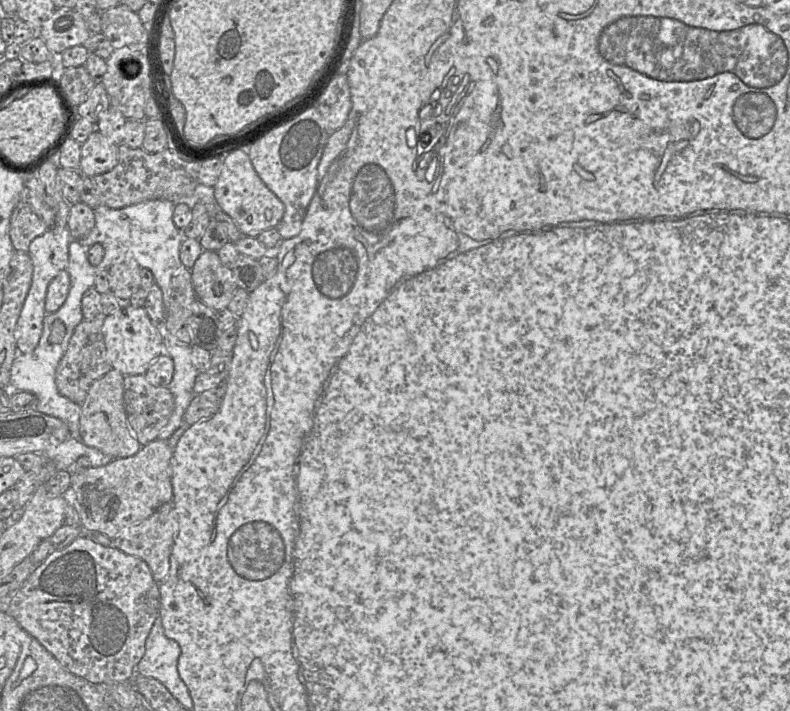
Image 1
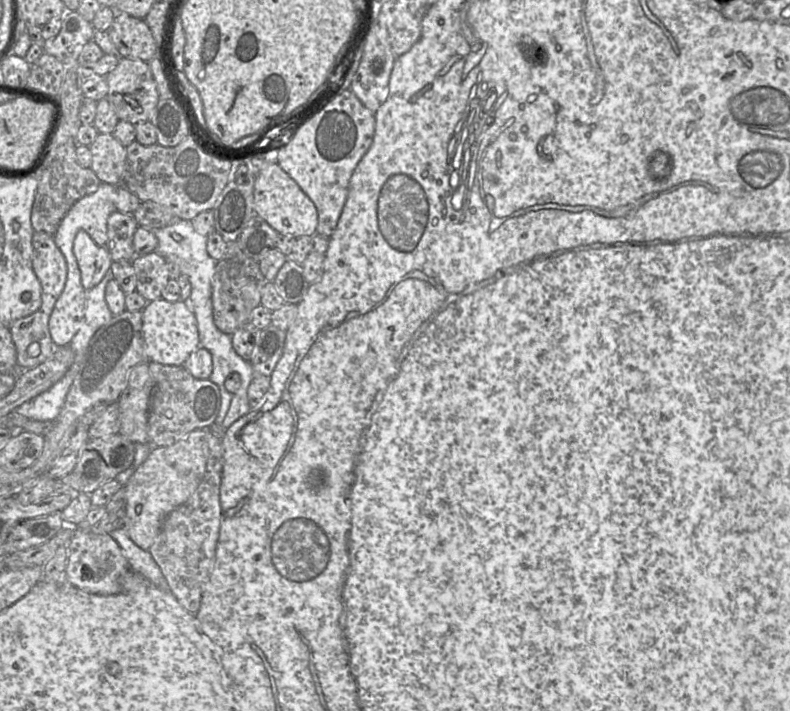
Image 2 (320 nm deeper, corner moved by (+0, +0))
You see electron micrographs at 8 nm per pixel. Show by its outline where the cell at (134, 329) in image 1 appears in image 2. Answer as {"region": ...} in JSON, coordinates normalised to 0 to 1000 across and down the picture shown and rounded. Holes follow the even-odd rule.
{"region":[[[190,423],[180,436],[180,453],[184,495],[191,509],[230,515],[241,498],[253,489],[249,450],[239,423]]]}

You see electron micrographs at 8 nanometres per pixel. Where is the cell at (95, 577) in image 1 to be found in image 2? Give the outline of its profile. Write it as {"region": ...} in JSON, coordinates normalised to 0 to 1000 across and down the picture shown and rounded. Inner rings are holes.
{"region":[[[95,741],[86,765],[84,816],[106,833],[143,837],[154,830],[154,816],[166,802],[149,764],[139,751],[127,751],[116,744]]]}

